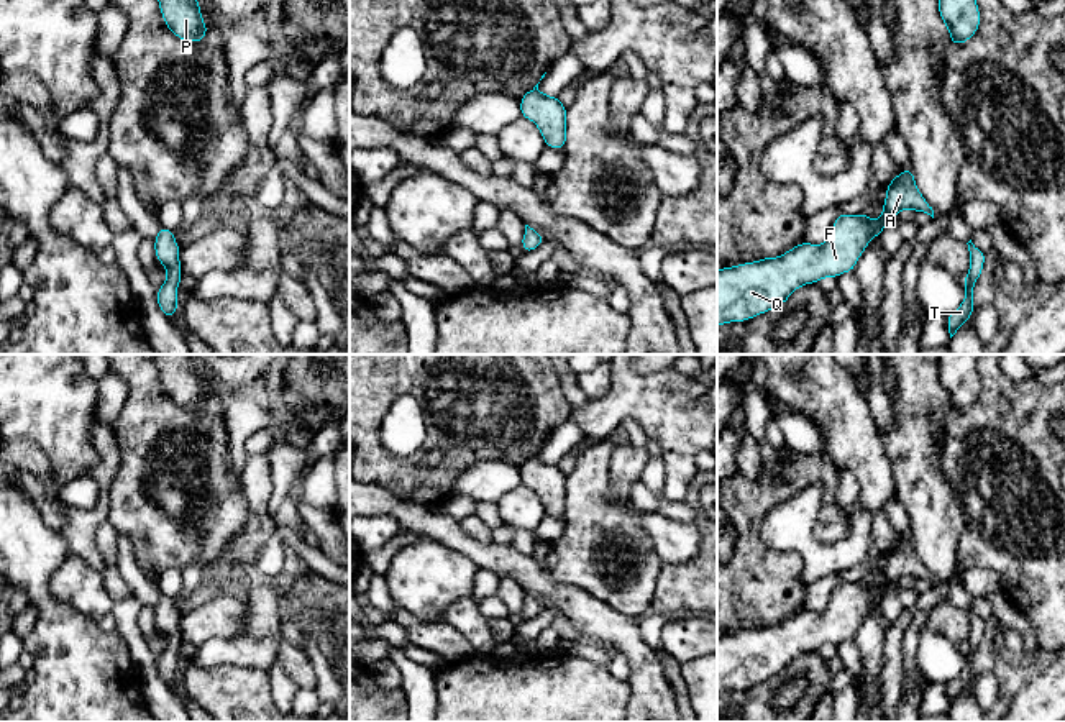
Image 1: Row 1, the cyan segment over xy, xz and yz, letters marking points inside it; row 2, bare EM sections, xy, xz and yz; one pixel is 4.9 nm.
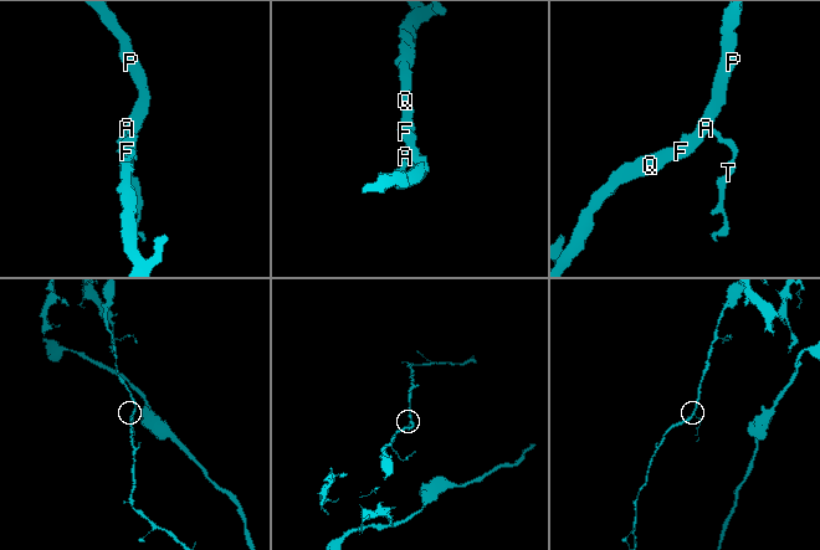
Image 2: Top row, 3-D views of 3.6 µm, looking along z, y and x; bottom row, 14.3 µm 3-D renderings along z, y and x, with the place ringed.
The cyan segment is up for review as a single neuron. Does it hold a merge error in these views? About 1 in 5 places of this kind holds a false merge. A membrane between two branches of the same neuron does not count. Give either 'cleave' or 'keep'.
keep

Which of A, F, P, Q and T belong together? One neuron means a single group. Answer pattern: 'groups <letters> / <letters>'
groups A F P Q T

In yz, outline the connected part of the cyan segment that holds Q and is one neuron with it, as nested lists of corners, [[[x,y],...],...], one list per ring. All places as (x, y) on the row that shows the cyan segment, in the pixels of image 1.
[[[911,167],[888,184],[878,222],[865,213],[842,213],[820,246],[804,241],[778,258],[719,269],[717,327],[750,320],[783,305],[801,286],[853,271],[868,243],[881,235],[903,208],[934,218],[934,210],[919,192]]]

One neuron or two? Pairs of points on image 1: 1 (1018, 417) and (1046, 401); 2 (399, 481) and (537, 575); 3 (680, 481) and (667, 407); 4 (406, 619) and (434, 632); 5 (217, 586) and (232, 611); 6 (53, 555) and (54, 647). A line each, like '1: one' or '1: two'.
1: one
2: two
3: one
4: one
5: two
6: one

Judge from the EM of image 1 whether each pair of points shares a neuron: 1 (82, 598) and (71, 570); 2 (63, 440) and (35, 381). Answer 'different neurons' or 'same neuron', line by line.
1: same neuron
2: same neuron

